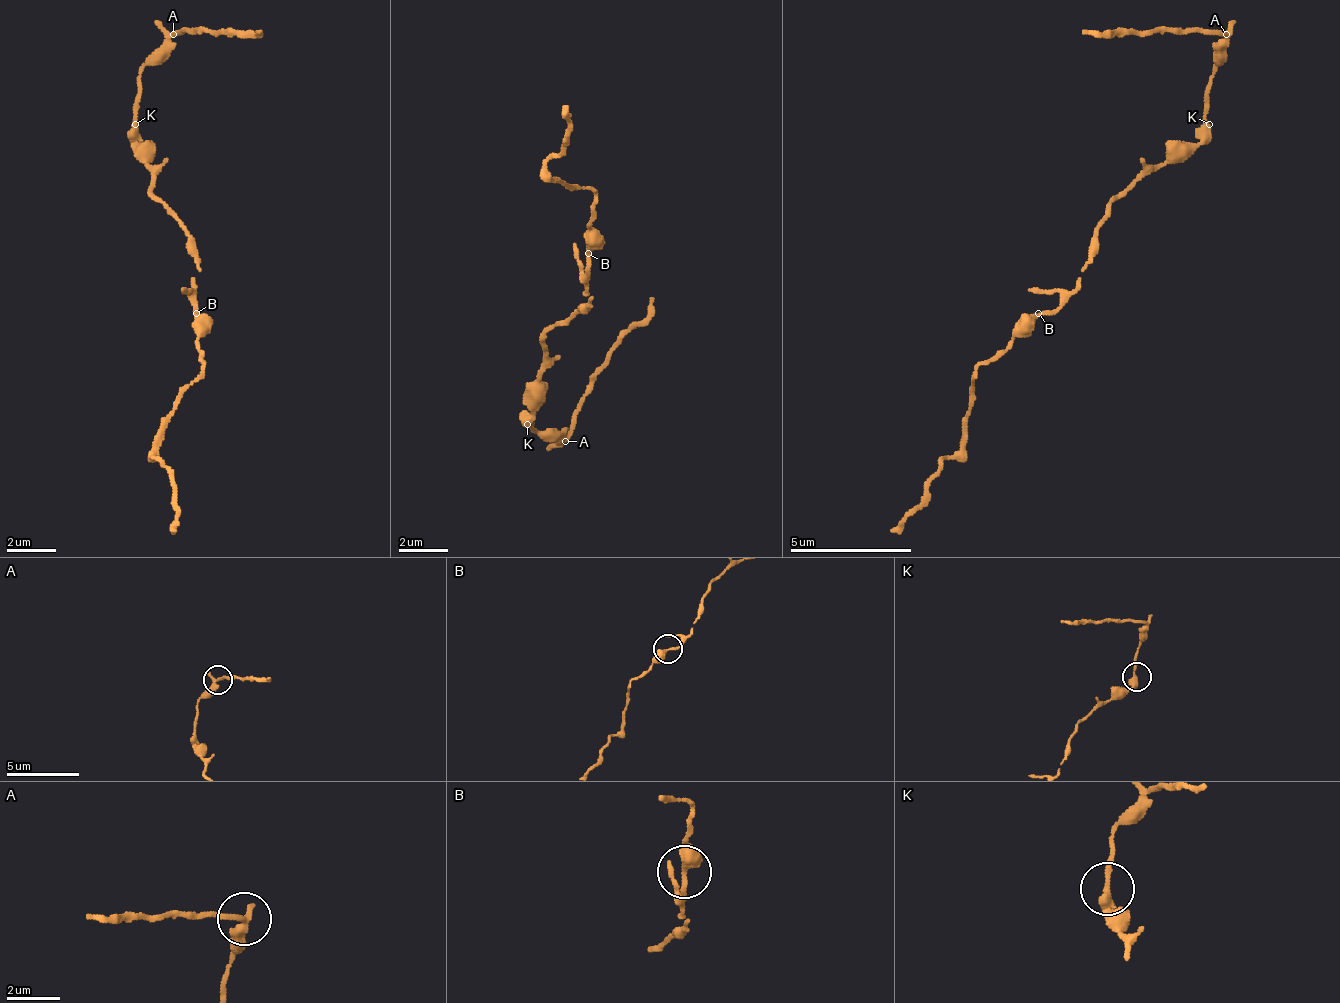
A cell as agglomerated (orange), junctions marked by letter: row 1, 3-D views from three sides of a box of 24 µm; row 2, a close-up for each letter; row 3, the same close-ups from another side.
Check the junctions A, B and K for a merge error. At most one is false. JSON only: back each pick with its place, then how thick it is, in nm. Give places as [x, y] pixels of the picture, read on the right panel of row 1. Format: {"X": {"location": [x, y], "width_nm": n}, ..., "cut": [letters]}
{"A": {"location": [1226, 34], "width_nm": 320}, "cut": ["A"]}

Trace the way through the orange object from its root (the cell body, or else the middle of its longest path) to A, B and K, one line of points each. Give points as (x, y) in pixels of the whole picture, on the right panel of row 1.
A: (1099, 221), (1117, 197), (1148, 172), (1166, 166), (1197, 136), (1209, 75), (1215, 69), (1215, 44), (1227, 32)
B: (1099, 221), (1099, 233), (1093, 239), (1093, 258), (1081, 276), (1081, 282), (1050, 313), (1038, 313)
K: (1099, 221), (1117, 197), (1123, 197), (1148, 172), (1166, 166), (1209, 124)

